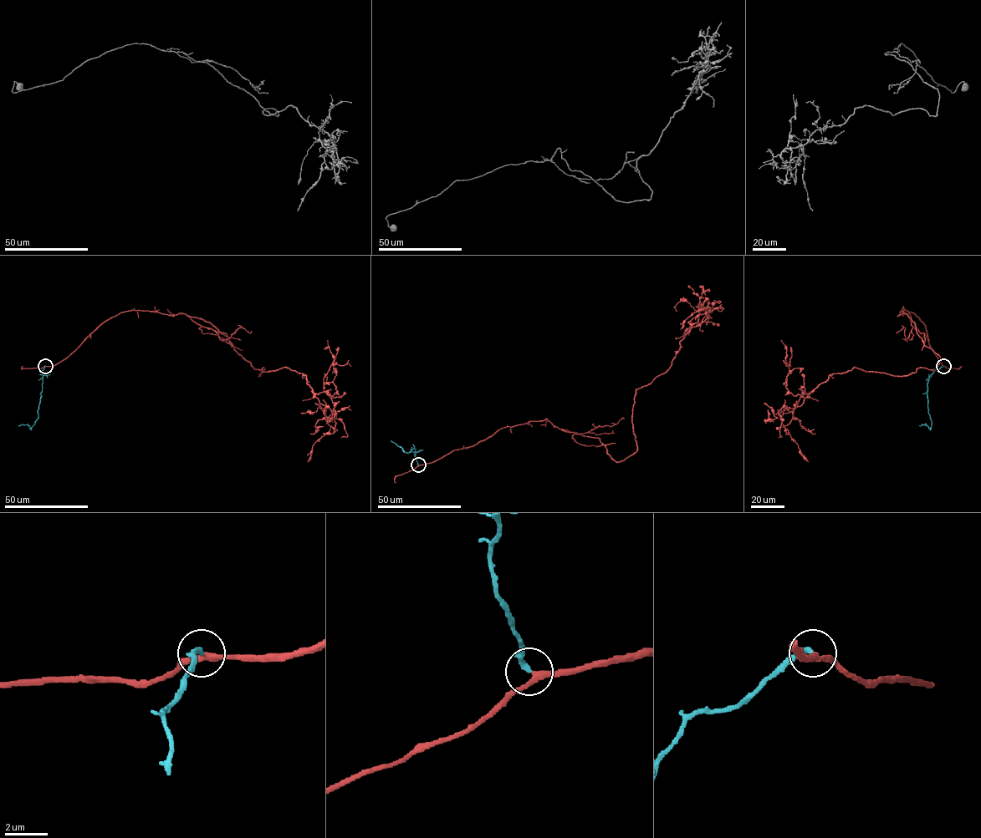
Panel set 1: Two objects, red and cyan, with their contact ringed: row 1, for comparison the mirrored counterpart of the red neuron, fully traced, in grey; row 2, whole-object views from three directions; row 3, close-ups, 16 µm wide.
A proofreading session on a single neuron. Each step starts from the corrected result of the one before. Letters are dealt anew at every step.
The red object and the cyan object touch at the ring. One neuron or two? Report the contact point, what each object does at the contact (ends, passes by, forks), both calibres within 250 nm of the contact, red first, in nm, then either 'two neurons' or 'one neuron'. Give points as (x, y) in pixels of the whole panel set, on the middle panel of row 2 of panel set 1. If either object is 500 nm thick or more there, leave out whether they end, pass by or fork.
place (418, 464); red passes by; cyan ends; calibres 260 and 240 nm; one neuron

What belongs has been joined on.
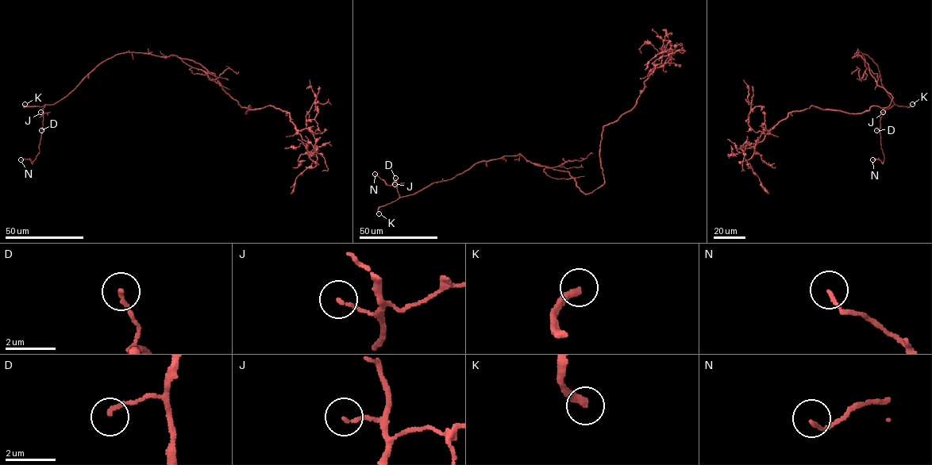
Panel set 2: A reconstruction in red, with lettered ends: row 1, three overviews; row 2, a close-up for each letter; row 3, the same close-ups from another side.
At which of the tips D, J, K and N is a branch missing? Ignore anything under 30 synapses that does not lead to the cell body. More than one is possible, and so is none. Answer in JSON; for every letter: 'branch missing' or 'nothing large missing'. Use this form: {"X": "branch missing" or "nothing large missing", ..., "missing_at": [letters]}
{"D": "nothing large missing", "J": "nothing large missing", "K": "branch missing", "N": "nothing large missing", "missing_at": ["K"]}

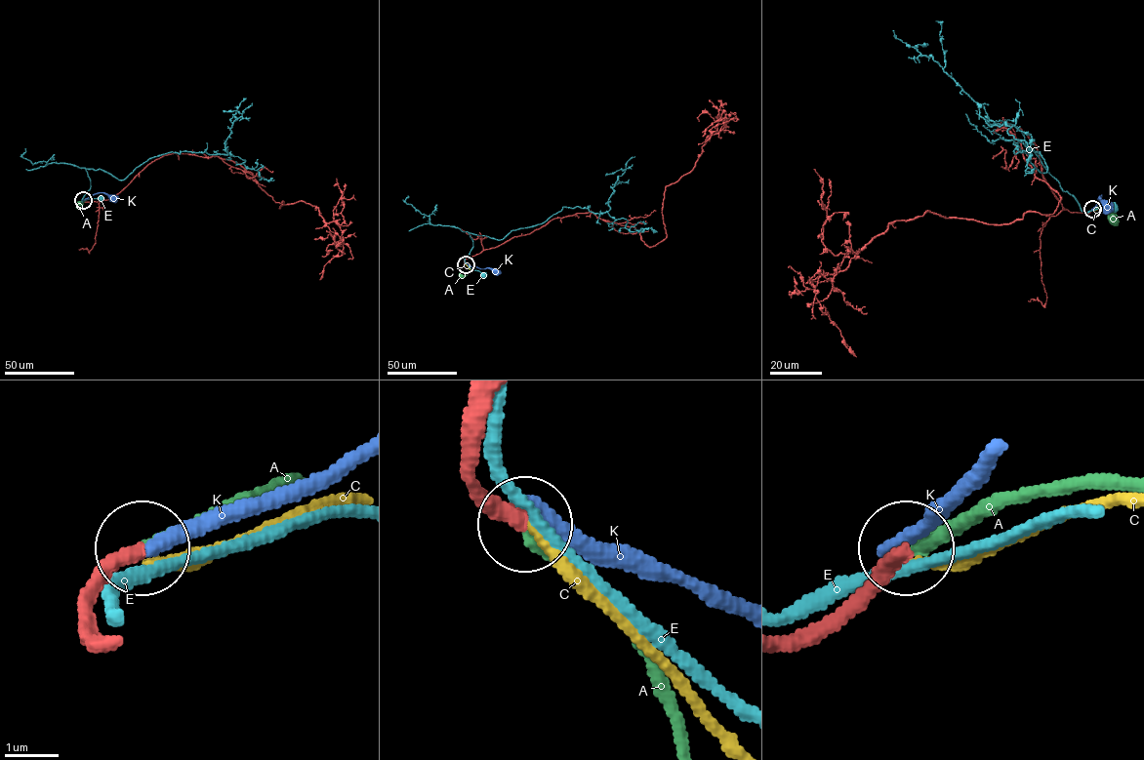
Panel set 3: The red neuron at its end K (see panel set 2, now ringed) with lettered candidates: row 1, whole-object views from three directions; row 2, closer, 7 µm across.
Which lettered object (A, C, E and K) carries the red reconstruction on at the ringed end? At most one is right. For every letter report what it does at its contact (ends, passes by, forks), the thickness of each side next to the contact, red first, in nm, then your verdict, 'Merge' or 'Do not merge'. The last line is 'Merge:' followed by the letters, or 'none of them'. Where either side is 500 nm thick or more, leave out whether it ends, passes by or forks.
A: It ends there. Thickness 320 nm (red) against 260 nm. Do not merge
C: It ends there. Thickness 320 nm (red) against 180 nm. Do not merge
E: It passes by. Thickness 360 nm (red) against 240 nm. Do not merge
K: It ends there. Thickness 320 nm (red) against 320 nm. Do not merge
Merge: none of them

